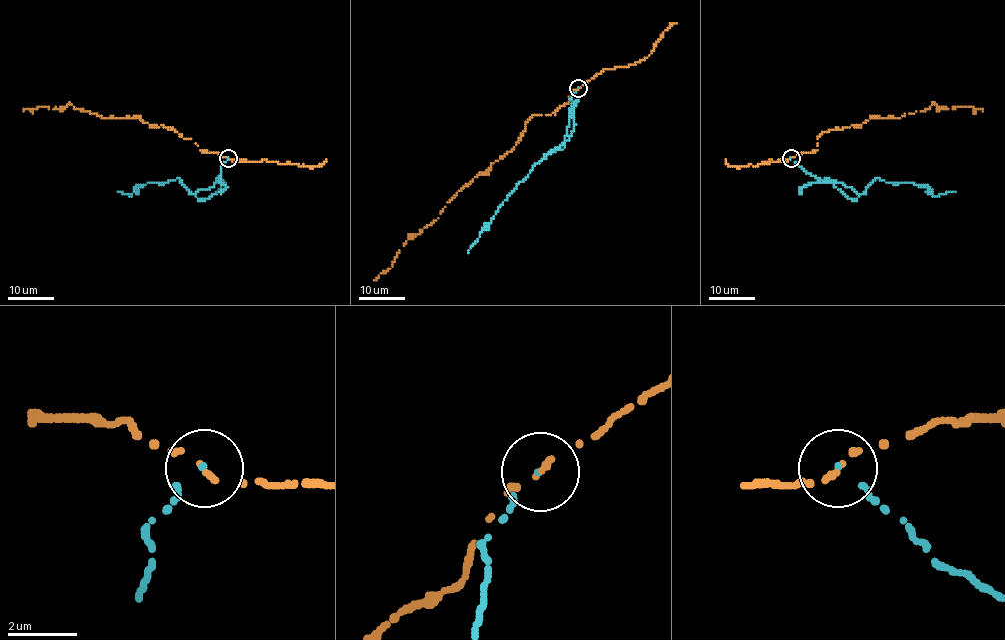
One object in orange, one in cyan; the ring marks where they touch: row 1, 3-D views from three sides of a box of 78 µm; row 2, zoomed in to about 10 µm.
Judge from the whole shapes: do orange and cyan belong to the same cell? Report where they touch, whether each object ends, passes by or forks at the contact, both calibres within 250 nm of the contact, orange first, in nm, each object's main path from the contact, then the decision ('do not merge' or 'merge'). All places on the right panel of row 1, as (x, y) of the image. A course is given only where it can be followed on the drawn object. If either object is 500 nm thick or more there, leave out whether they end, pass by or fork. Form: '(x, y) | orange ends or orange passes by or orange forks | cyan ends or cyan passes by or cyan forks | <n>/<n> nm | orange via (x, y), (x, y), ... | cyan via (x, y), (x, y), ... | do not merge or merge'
(791, 158) | orange passes by | cyan ends | 120/90 nm | orange via (790, 159), (814, 152), (822, 132), (860, 125), (872, 117), (900, 117), (933, 104), (983, 111) | cyan via (790, 159), (804, 171), (860, 194), (876, 178), (925, 185), (933, 195), (955, 191) | do not merge

